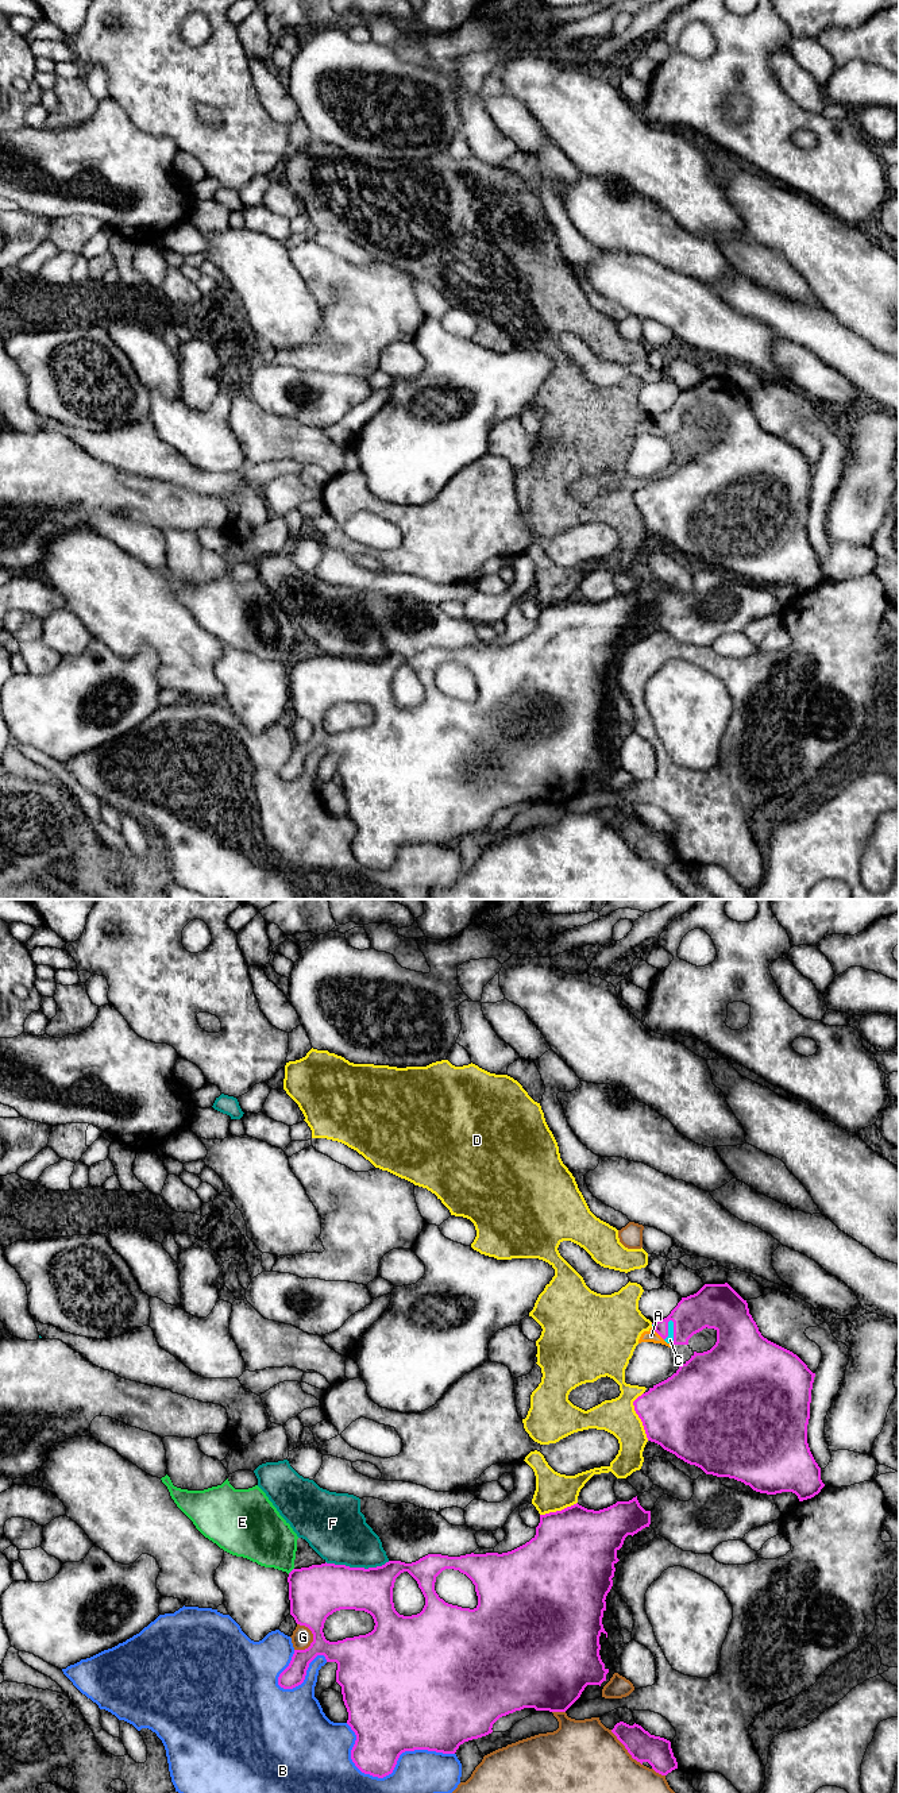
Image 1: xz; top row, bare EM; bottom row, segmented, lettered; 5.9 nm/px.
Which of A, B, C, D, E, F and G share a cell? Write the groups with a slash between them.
A C D / B / E / F / G

